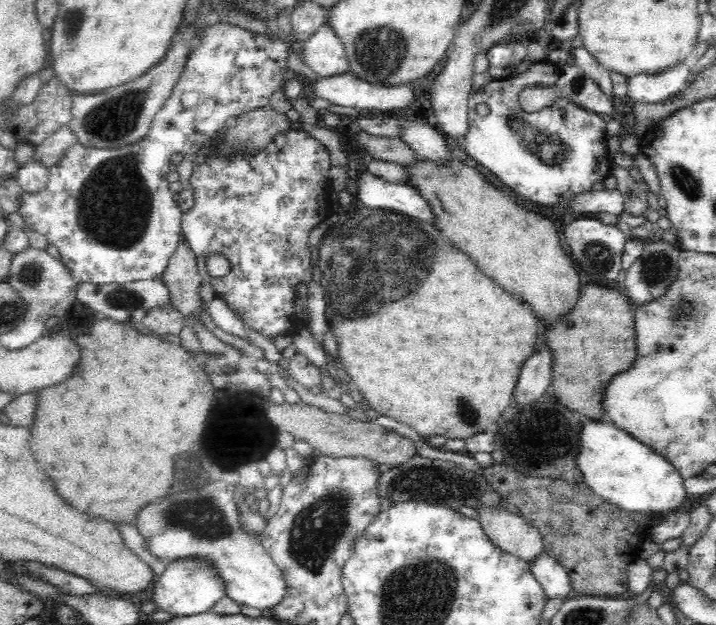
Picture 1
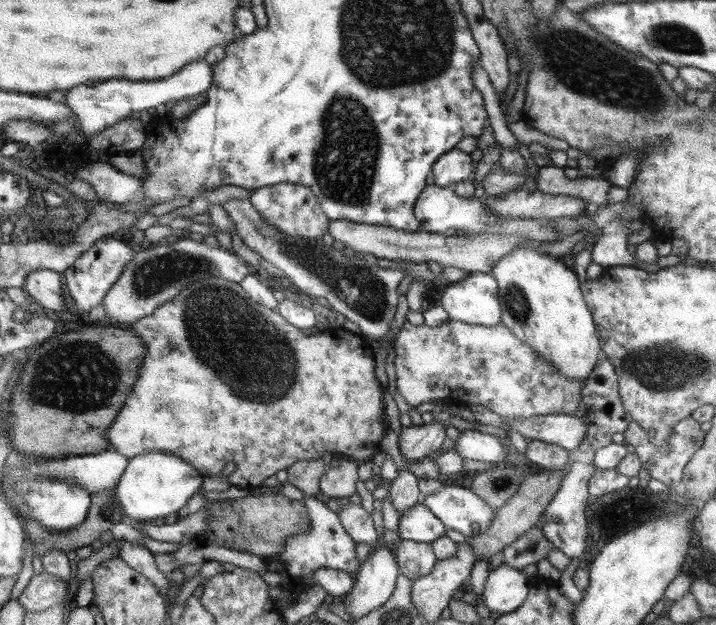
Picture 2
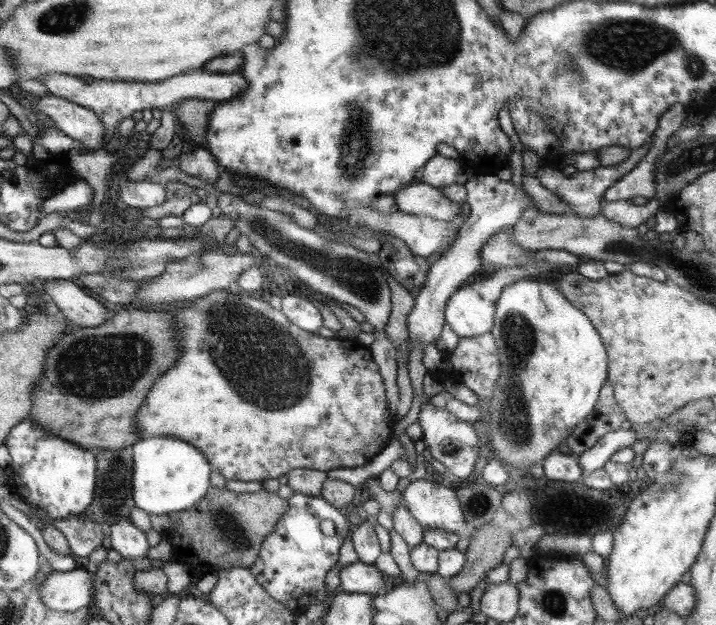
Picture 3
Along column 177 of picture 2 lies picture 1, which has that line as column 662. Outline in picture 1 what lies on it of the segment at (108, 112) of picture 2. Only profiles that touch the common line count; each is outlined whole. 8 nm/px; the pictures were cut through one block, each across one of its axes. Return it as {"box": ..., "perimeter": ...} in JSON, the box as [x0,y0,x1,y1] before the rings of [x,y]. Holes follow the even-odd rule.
{"box":[627,50,693,104],"perimeter":[[[693,50],[684,61],[669,66],[662,73],[646,74],[640,73],[630,77],[627,84],[627,95],[634,102],[648,104],[660,103],[666,98],[682,90],[690,76],[693,63]]]}

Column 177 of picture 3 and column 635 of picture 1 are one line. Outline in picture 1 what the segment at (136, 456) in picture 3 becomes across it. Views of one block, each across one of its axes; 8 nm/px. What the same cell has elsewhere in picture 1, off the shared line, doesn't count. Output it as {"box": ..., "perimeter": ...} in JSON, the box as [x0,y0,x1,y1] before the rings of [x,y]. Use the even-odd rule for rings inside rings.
{"box":[576,415,684,512],"perimeter":[[[608,415],[602,422],[580,418],[578,454],[576,469],[582,475],[582,482],[596,494],[602,496],[628,512],[658,512],[678,508],[684,502],[683,479],[669,460],[638,442],[632,435],[617,428]]]}

